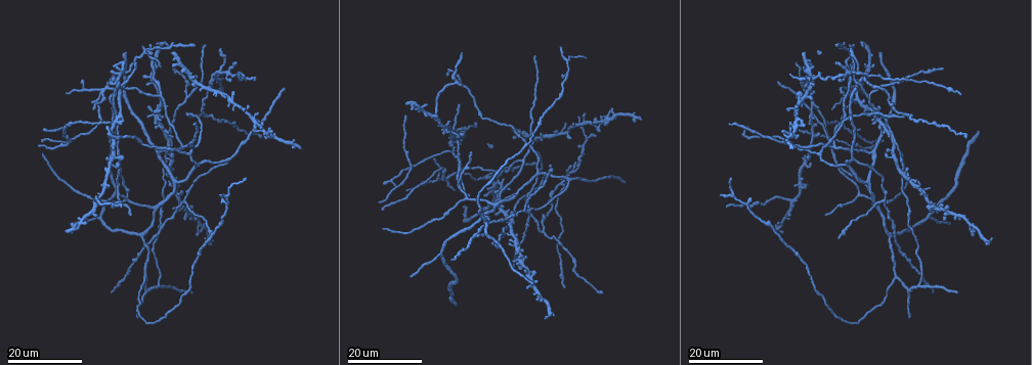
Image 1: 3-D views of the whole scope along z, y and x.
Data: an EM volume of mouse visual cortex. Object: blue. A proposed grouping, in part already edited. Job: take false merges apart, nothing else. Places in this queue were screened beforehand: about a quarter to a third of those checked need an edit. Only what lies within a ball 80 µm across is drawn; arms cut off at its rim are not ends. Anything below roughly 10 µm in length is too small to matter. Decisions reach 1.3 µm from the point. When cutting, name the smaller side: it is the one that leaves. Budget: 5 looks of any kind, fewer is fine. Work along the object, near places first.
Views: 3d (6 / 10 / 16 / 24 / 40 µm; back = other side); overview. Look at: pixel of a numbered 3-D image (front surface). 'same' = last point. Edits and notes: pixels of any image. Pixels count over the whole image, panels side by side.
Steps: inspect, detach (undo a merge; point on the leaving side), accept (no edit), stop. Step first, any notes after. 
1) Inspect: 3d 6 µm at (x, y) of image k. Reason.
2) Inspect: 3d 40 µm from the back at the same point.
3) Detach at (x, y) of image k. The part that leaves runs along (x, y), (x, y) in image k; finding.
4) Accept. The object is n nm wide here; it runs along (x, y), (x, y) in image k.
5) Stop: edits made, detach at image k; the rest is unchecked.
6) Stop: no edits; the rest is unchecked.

Inspect: 3d 16 µm at (486, 223) of image 1. Three-way junction.

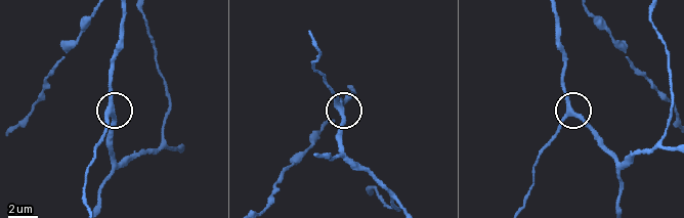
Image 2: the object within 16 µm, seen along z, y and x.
Inspect: 3d 10 µm at (336, 107) of image 2.

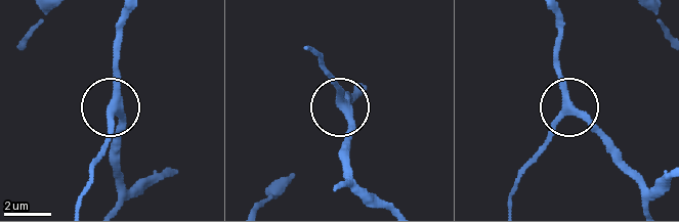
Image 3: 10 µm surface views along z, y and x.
Accept. The side arm is 88 µm long; 3 arms meet here; one cell here.

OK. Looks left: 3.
Inspect: 3d 16 µm at (464, 198) of image 1. Four arms meet.

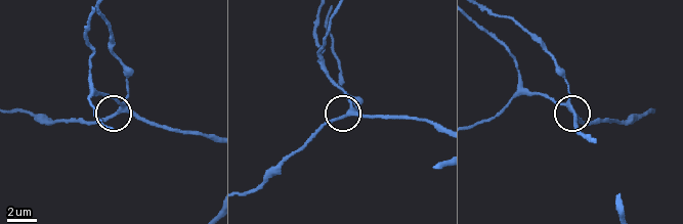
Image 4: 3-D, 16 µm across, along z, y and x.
Inspect: 3d 6 µm at (351, 112) of image 4. Closer look.

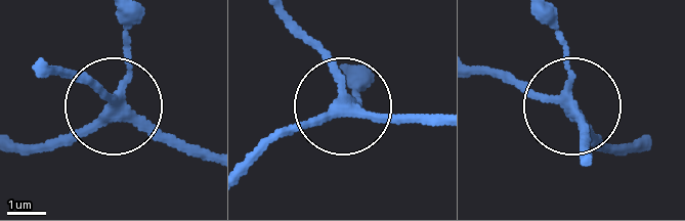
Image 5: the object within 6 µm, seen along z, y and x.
Inspect: 3d 6 µm from the back at (338, 107) of image 5. Other side.

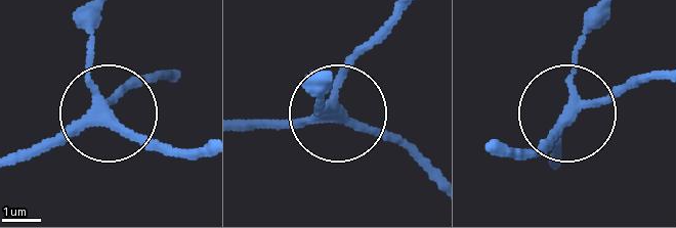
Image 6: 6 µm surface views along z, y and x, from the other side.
Accept. The side arm is 33 µm long; 4 arms meet here; all the same cell.

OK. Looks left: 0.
Stop: no edits; the rest is unchecked.

